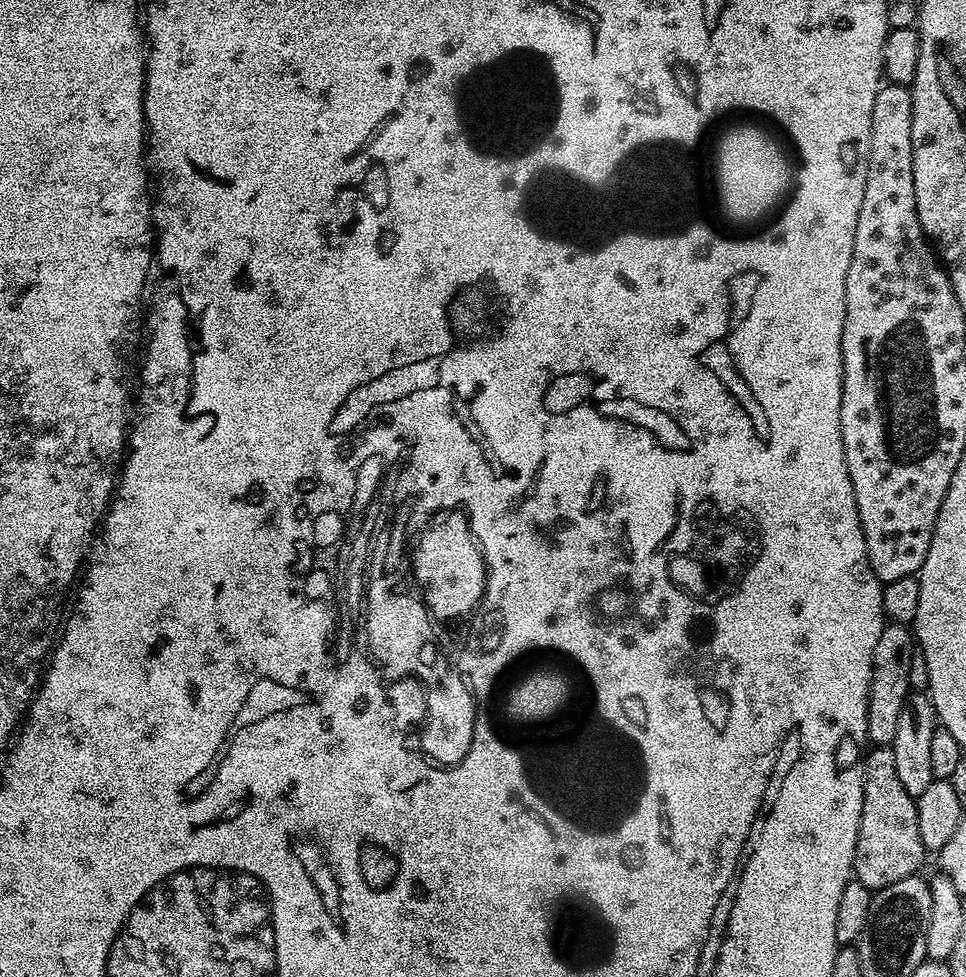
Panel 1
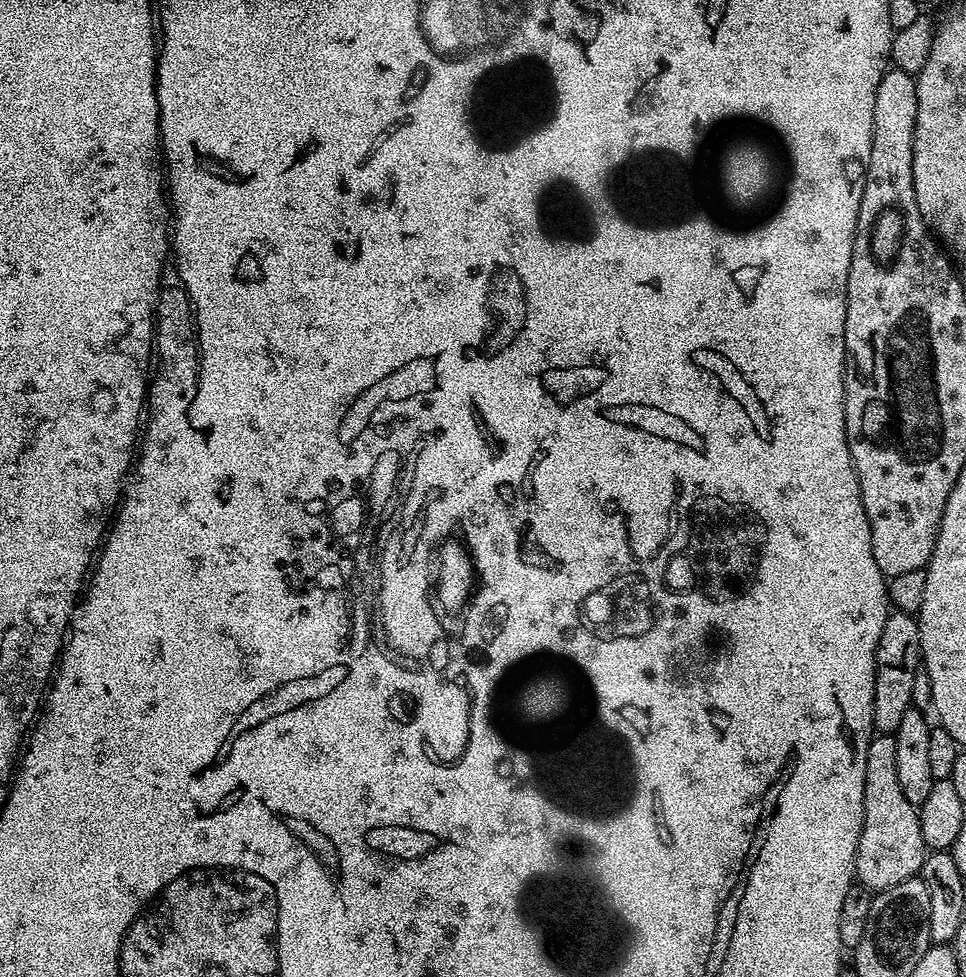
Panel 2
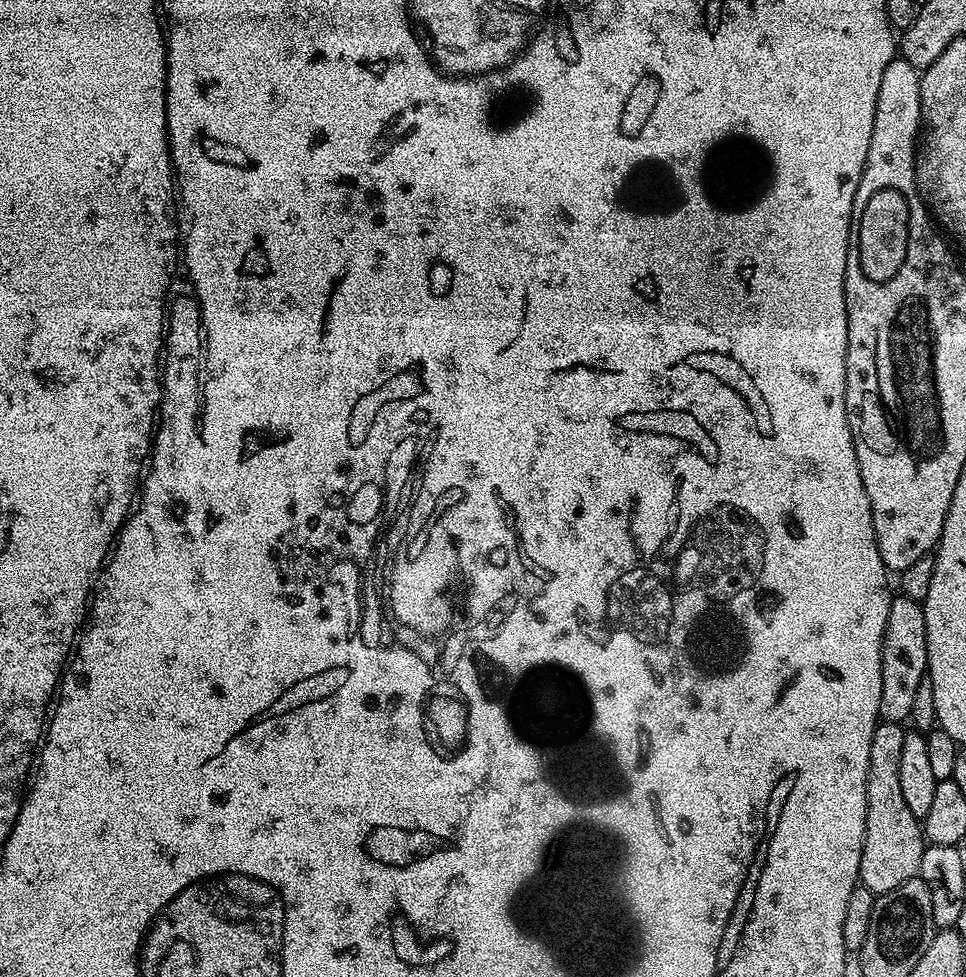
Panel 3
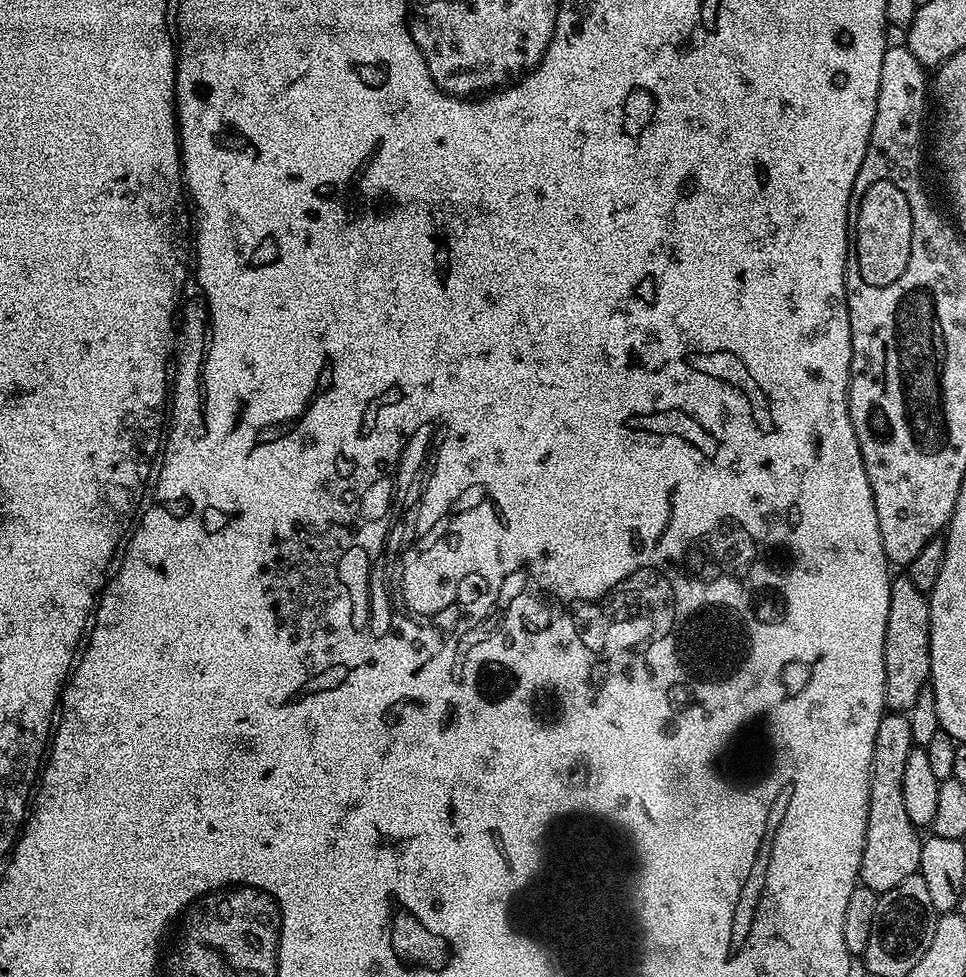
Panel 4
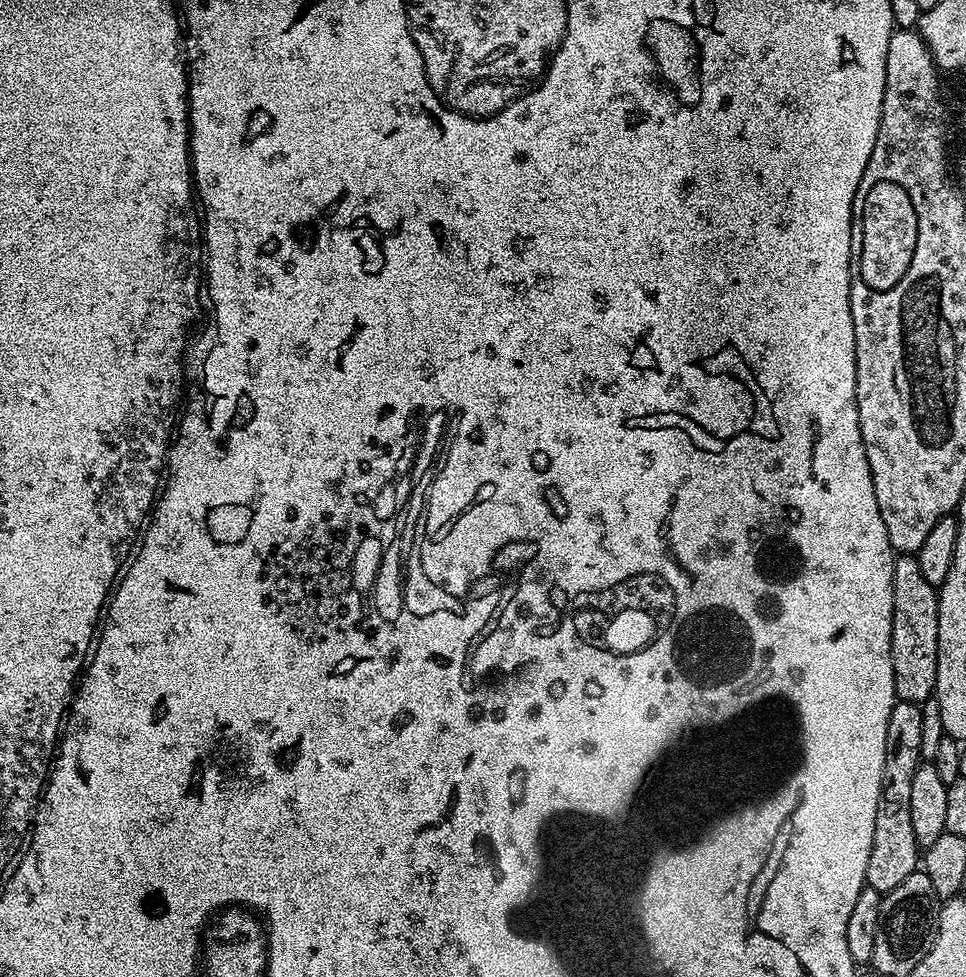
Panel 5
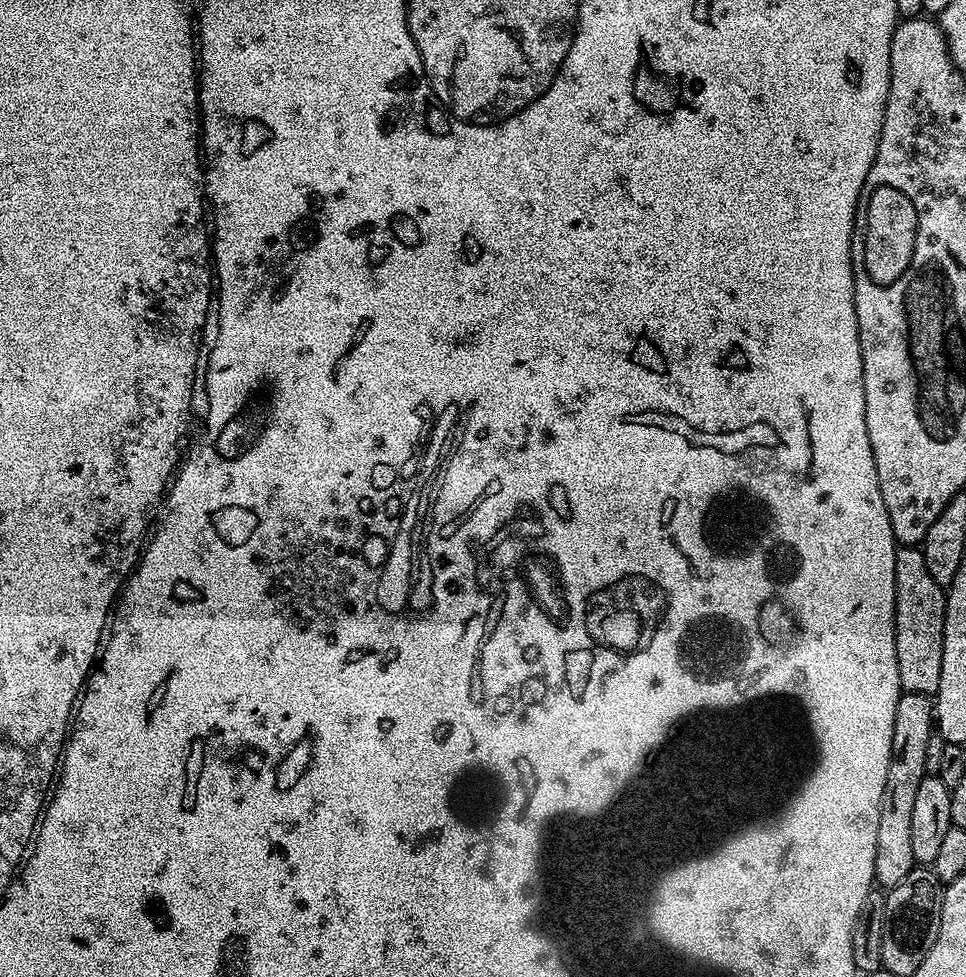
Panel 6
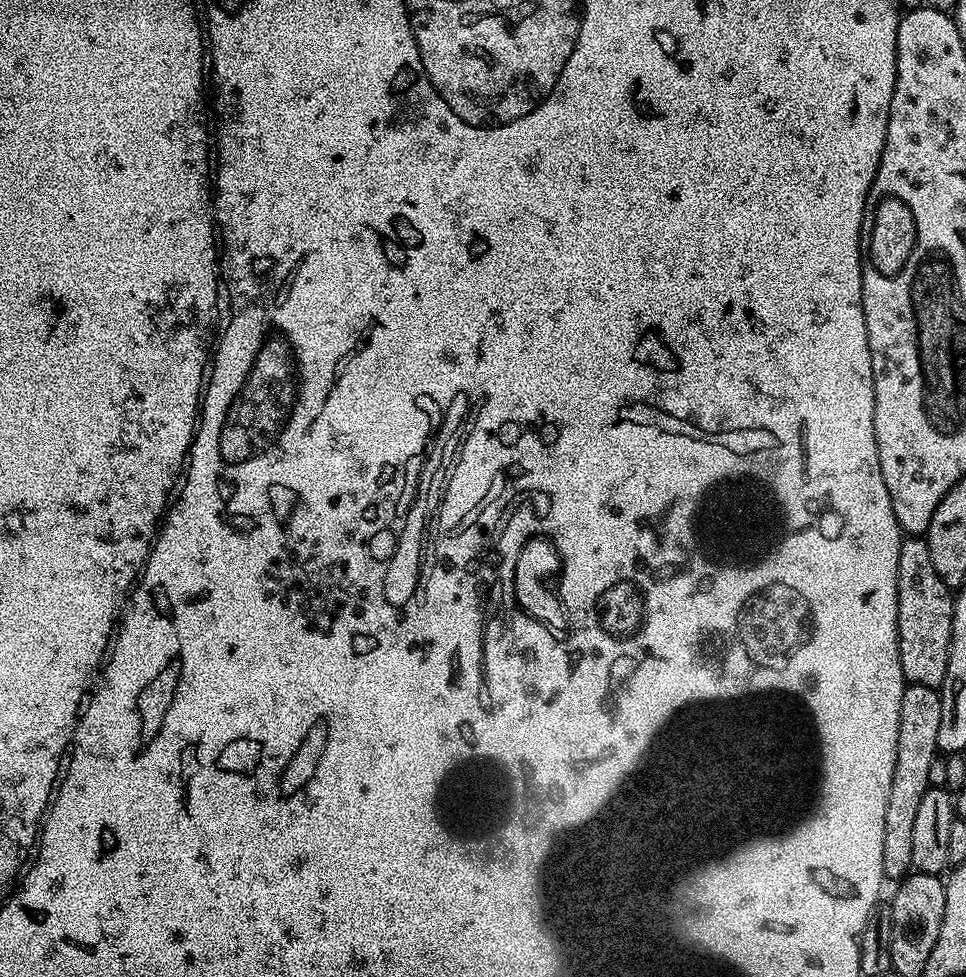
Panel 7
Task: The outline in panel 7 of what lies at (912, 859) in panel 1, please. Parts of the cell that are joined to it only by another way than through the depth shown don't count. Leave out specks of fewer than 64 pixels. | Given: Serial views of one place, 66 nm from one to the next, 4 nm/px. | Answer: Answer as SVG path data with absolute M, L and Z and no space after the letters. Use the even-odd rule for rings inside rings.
M908 684L902 694L898 718L898 750L890 798L886 802L886 830L882 830L882 870L889 881L899 882L913 871L914 821L922 794L929 789L930 762L938 757L938 730L942 726L942 702L937 689Z

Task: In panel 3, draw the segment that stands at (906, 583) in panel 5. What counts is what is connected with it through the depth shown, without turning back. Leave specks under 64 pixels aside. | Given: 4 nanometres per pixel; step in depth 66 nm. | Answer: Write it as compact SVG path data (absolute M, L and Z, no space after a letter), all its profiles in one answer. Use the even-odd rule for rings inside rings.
M902 594L892 596L890 610L886 614L880 657L882 658L880 720L889 724L907 721L913 709L913 699L916 696L917 687L922 678L928 675L926 618L921 601L911 600Z

